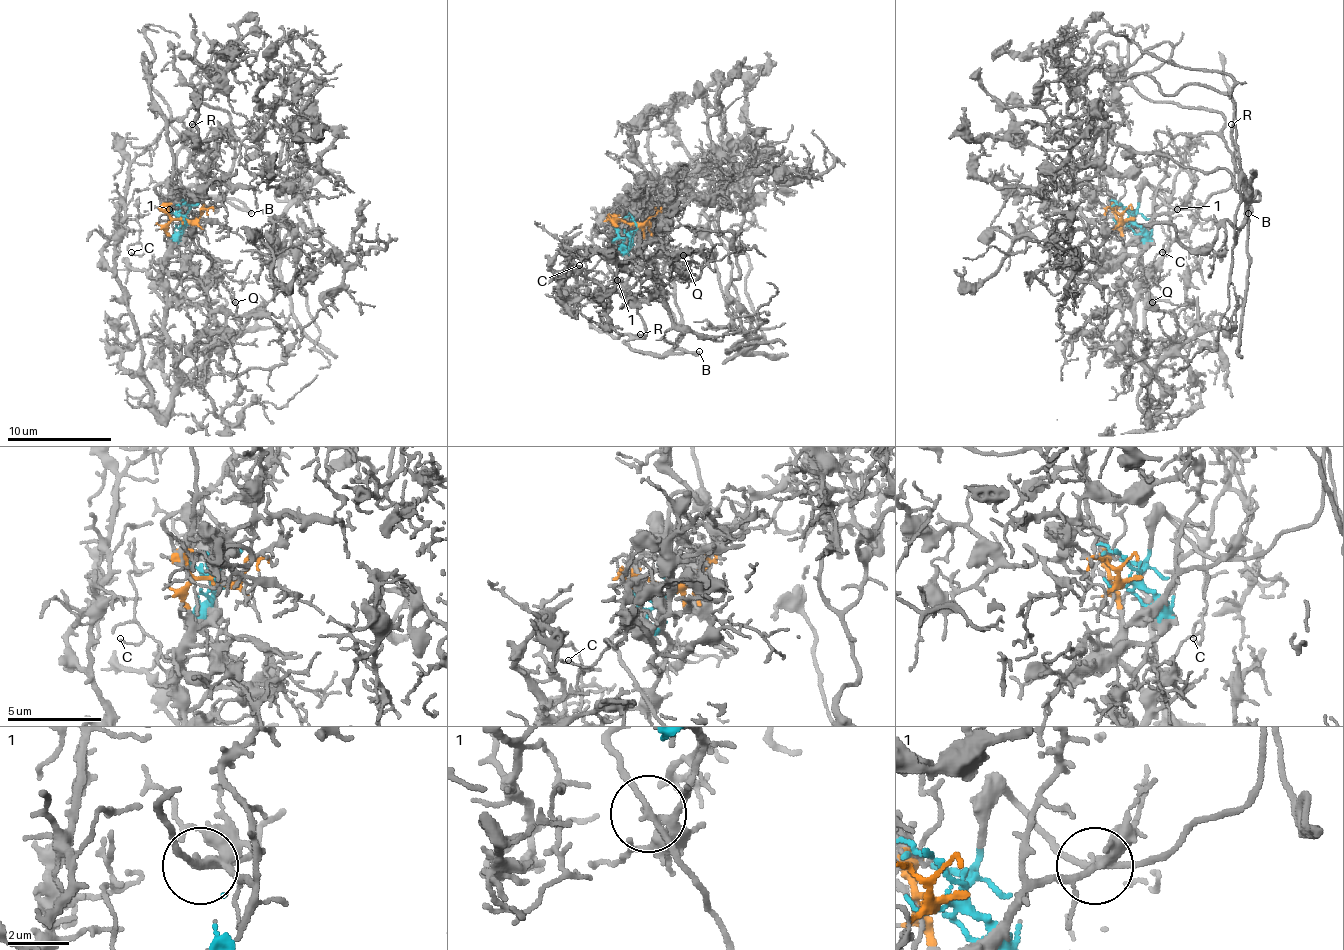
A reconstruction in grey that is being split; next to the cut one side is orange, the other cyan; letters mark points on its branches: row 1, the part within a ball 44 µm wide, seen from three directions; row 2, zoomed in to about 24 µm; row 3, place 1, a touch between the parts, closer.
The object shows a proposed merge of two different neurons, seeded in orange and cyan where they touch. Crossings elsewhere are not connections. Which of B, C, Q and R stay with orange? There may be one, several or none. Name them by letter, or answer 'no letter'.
C, Q

